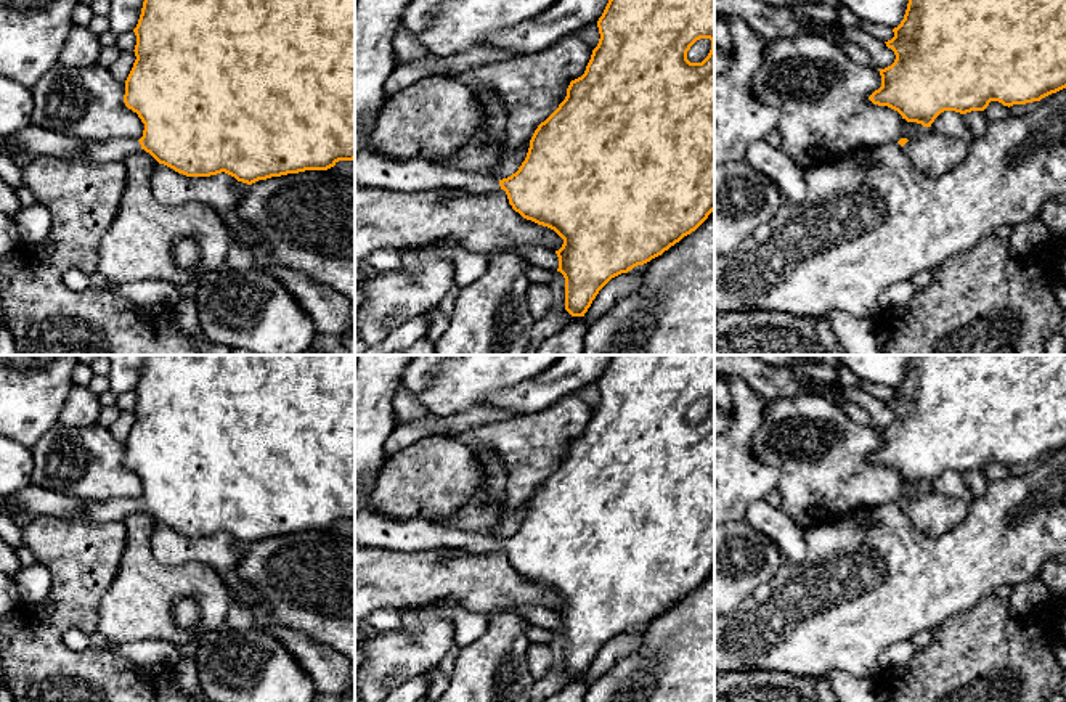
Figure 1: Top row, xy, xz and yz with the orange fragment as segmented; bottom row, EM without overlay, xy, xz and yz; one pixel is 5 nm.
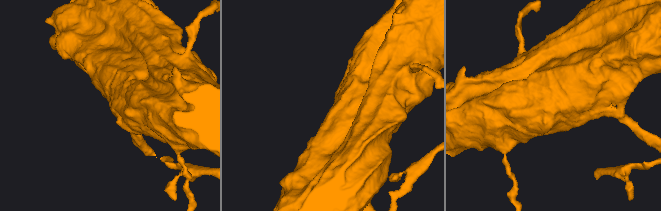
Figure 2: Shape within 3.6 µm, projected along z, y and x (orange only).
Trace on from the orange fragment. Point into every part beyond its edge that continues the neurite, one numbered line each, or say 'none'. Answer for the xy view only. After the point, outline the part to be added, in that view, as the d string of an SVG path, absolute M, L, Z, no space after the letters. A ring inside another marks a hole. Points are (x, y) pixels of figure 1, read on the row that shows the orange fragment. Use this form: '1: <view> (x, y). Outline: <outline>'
1: xy (32, 142). Outline: M32 124L0 140L0 154L10 157L18 165L39 156L51 156L71 162L101 164L124 161L140 149L141 145L138 140L88 141L43 130Z

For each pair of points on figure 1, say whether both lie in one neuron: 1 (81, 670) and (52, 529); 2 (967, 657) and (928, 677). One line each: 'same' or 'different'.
1: same
2: same

